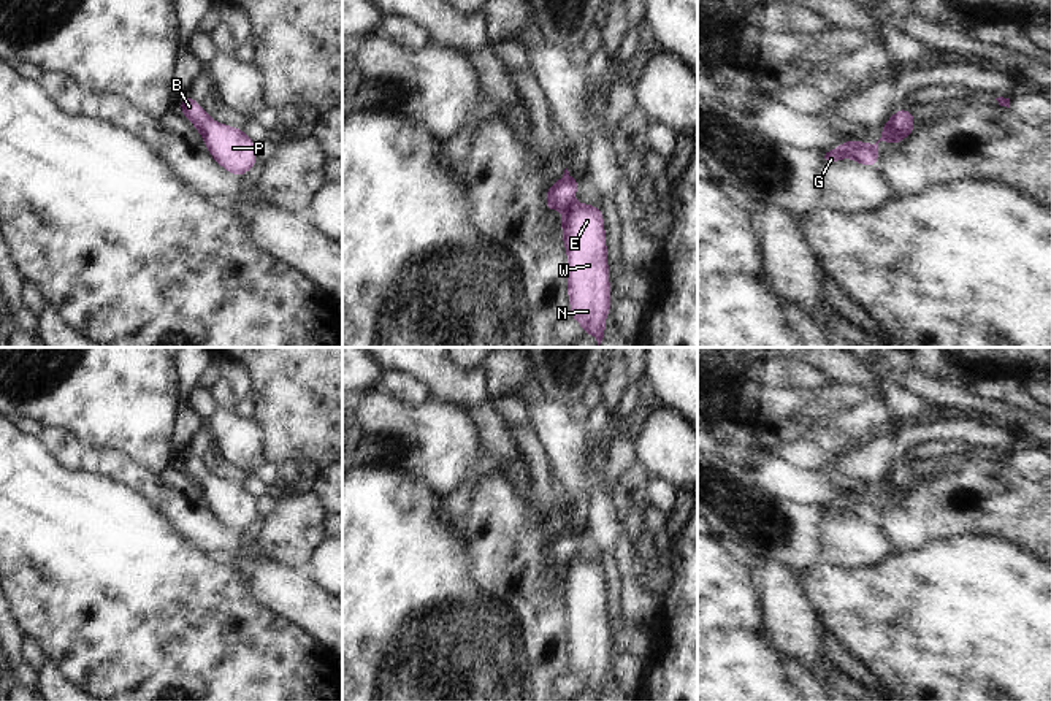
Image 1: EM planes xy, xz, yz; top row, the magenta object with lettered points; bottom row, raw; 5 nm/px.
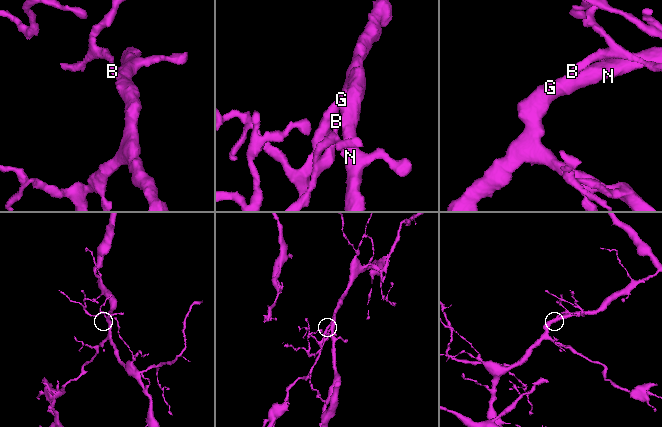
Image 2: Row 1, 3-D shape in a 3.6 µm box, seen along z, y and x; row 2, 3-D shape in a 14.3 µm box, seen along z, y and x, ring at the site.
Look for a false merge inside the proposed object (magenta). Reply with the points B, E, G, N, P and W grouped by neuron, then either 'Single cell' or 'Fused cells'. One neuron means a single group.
Groups: B E G N P W. Single cell.

